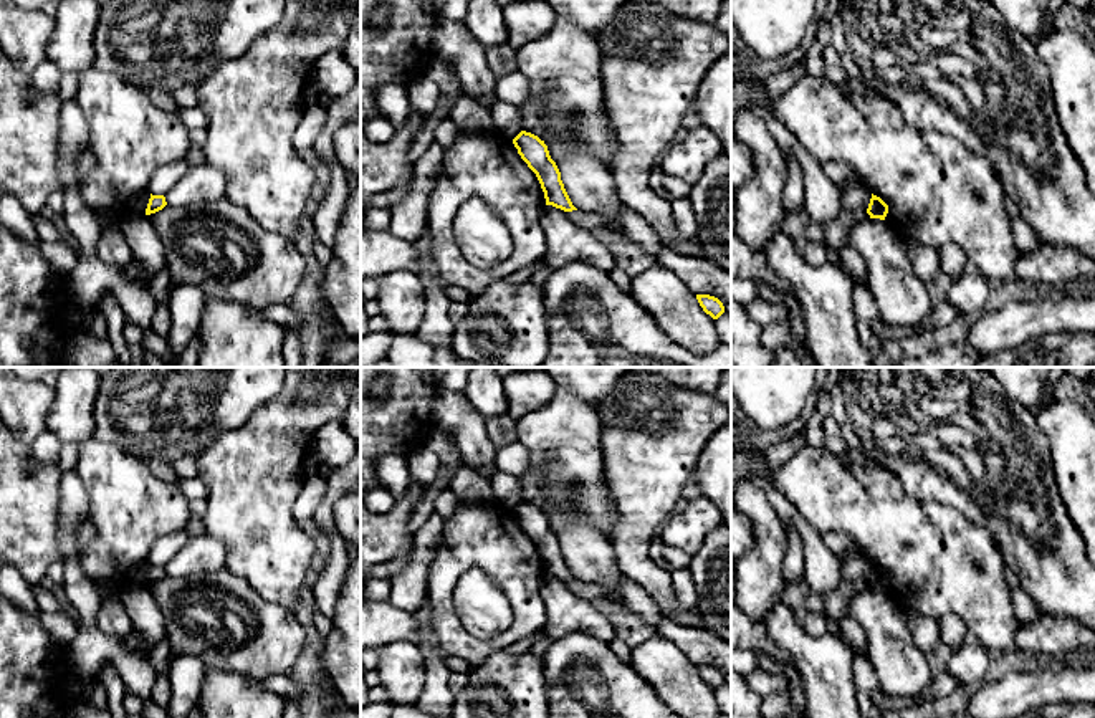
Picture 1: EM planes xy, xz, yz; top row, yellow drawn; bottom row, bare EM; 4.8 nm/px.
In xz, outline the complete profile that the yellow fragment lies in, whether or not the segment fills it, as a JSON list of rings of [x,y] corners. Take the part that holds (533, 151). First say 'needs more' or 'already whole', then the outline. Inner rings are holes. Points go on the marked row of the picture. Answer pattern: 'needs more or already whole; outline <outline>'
already whole; outline [[[521,131],[513,139],[514,147],[528,167],[536,174],[544,192],[546,205],[552,205],[564,212],[577,210],[561,180],[561,172],[551,159],[548,146],[538,136]]]

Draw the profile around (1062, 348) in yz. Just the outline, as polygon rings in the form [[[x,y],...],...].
[[[1055,331],[979,357],[974,367],[1095,367],[1095,333]]]

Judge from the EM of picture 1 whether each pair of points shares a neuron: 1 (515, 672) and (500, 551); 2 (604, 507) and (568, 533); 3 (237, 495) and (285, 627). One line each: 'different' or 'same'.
1: different
2: different
3: different

